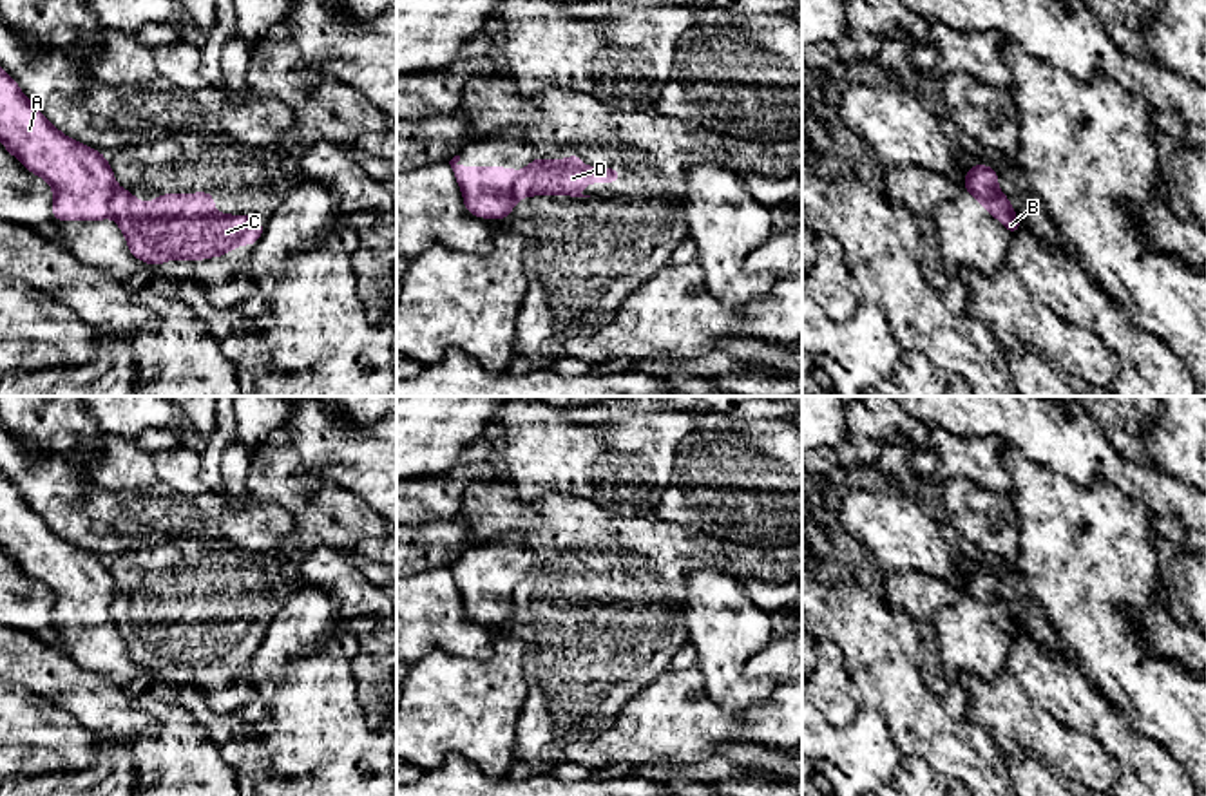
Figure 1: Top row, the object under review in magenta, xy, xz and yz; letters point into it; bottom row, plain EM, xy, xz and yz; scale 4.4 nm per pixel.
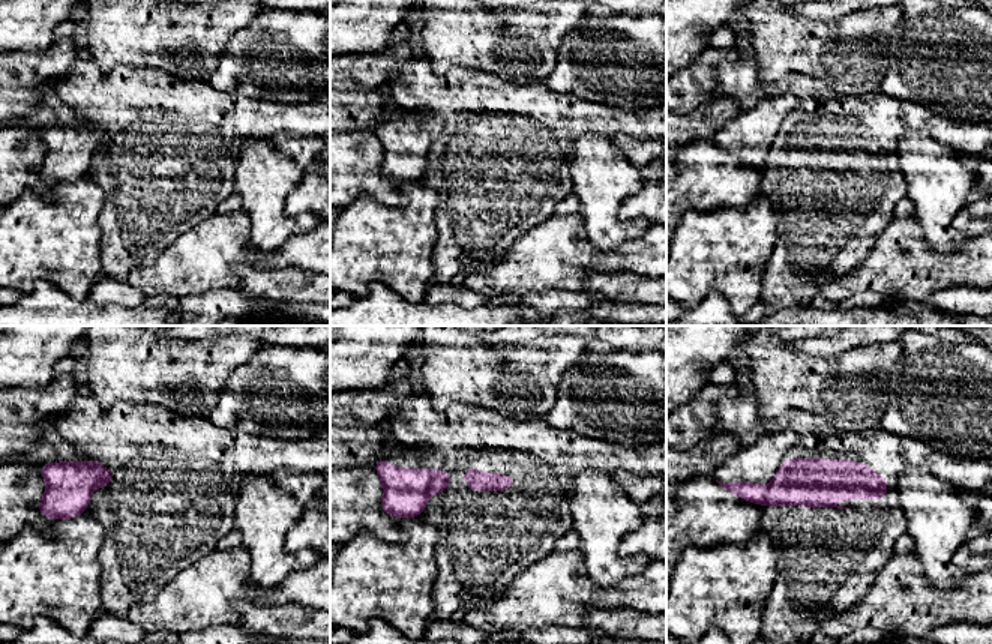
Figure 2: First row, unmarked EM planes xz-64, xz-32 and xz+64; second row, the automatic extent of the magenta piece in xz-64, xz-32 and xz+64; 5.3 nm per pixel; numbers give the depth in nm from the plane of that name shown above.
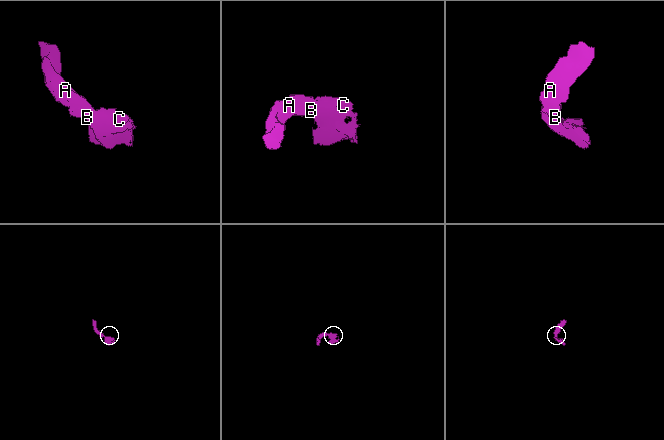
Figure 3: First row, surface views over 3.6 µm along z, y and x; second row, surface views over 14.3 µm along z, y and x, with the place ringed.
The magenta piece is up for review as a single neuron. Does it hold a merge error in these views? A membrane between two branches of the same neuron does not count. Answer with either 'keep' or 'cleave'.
cleave

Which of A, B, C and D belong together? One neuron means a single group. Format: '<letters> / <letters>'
A / B C D

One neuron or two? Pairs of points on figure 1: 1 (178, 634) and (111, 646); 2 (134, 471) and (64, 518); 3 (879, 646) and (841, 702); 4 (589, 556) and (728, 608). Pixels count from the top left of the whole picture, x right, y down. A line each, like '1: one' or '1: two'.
1: two
2: two
3: two
4: two

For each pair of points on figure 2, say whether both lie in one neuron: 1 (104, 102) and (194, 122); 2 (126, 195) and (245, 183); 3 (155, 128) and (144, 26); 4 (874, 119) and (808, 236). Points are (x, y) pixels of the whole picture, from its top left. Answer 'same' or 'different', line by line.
1: same
2: different
3: different
4: same

